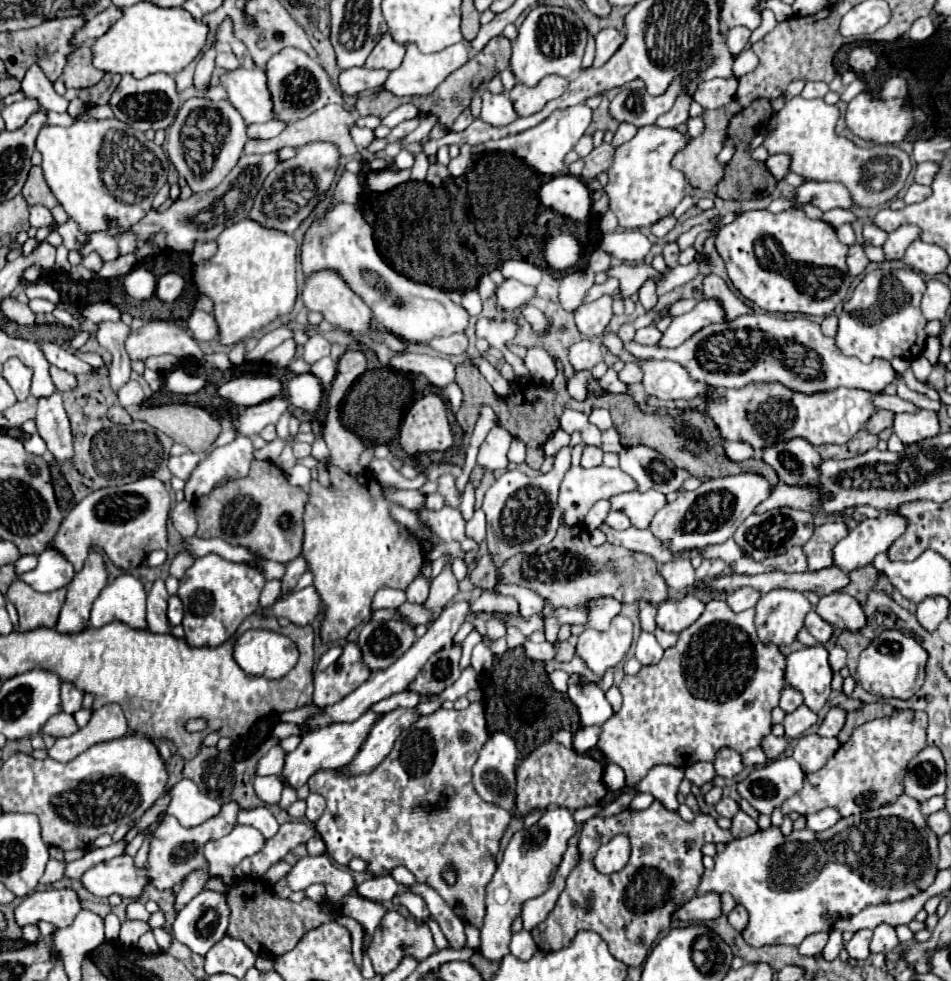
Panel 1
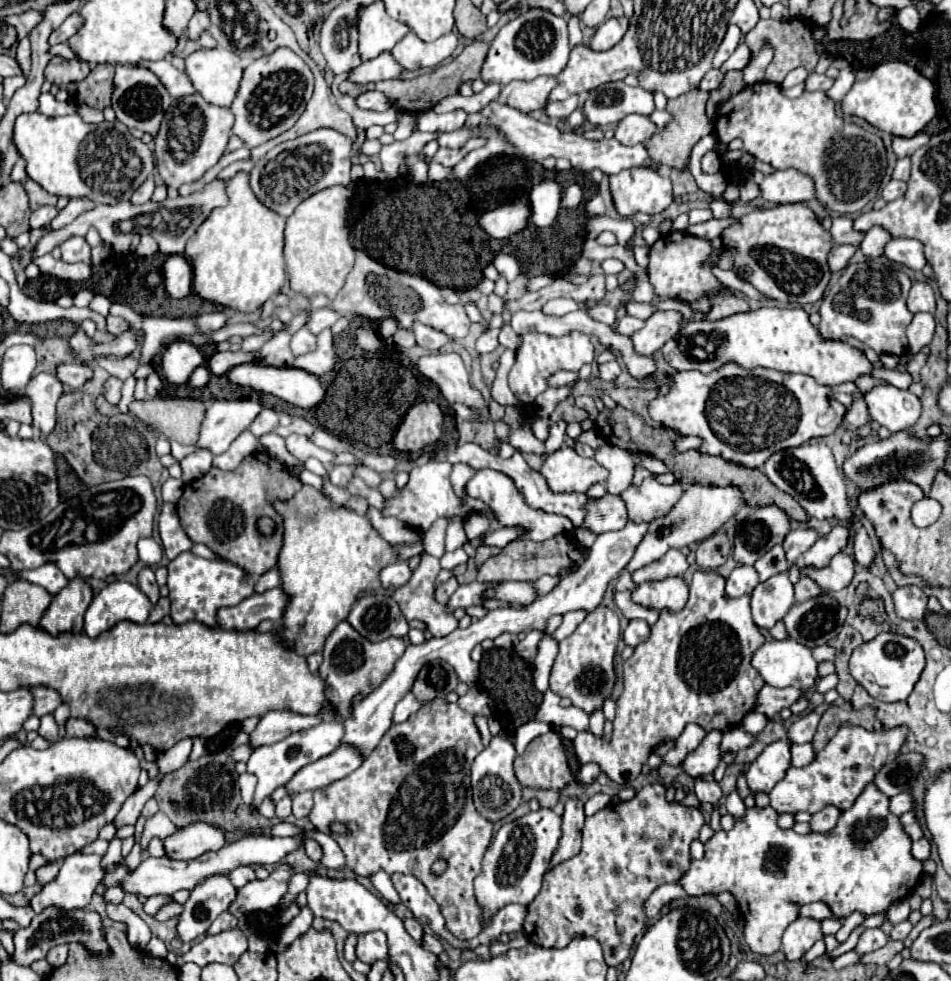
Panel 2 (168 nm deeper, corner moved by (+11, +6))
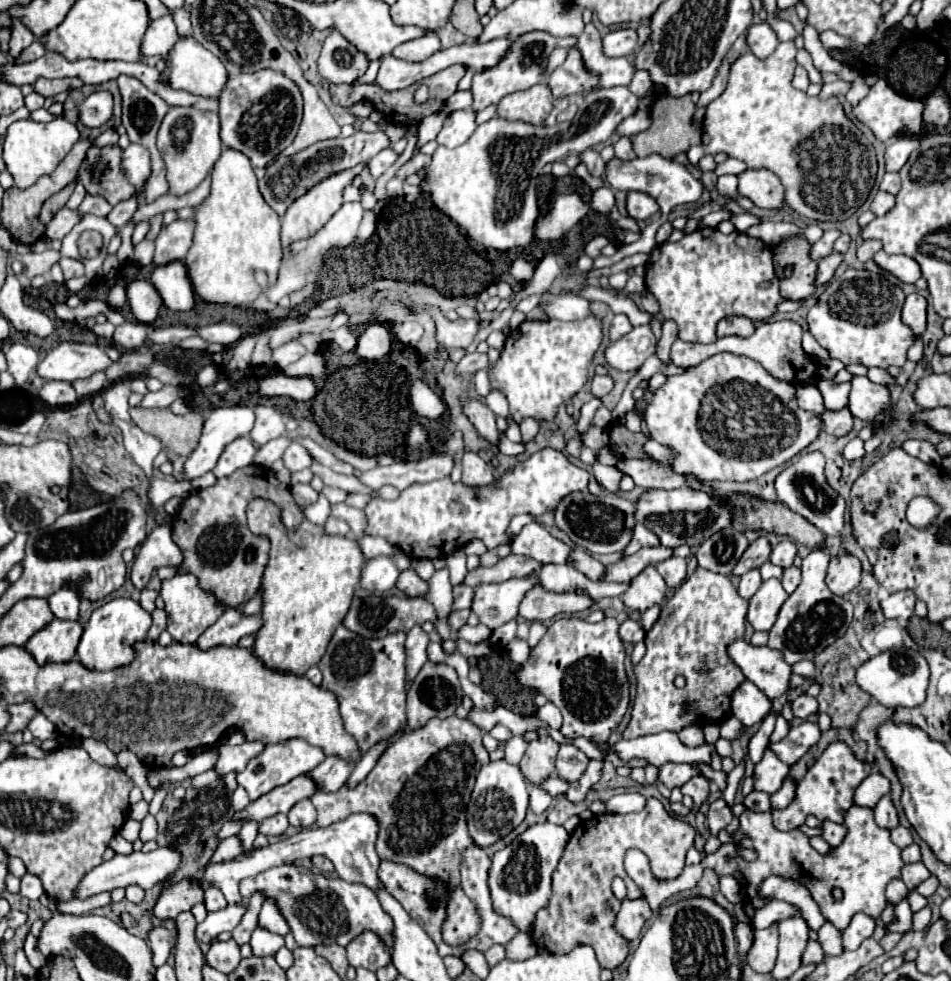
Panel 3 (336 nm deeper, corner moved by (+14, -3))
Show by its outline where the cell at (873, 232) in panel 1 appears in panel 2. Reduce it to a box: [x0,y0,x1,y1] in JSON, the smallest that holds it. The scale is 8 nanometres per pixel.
[829,216,863,246]

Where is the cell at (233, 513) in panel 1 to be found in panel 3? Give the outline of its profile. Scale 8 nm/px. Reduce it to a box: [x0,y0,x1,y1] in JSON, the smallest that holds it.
[172,465,302,607]

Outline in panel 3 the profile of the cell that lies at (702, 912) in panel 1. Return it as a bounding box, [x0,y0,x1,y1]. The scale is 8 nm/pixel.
[616,899,654,941]

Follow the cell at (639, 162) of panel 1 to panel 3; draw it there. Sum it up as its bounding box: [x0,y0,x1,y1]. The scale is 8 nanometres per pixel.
[626,191,660,221]

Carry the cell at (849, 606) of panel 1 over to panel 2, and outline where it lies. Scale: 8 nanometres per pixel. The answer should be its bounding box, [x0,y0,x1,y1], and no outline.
[793,576,823,602]

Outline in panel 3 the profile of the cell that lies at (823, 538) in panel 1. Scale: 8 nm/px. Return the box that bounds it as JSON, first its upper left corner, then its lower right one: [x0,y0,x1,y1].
[770,541,798,569]

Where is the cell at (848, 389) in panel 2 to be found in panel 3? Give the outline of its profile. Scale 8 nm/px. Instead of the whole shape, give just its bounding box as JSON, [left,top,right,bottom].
[796,383,828,415]

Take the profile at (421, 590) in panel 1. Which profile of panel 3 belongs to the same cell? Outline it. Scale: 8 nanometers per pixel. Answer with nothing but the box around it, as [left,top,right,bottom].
[360,557,400,591]

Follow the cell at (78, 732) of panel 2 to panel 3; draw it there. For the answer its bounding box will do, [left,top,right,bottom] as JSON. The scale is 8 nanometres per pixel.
[78,739,118,767]

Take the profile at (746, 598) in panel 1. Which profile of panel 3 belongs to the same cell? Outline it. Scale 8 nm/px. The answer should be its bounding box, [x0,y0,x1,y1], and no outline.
[738,569,762,599]

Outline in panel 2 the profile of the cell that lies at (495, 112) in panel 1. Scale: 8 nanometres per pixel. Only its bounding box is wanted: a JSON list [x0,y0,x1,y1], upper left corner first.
[481,102,659,174]

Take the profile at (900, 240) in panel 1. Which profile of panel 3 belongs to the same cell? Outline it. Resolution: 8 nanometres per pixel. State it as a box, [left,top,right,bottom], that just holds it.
[858,241,882,261]

